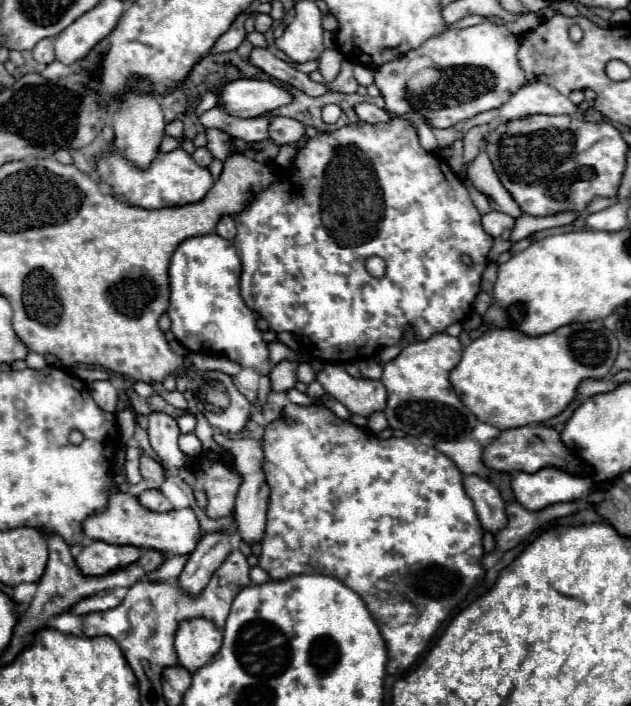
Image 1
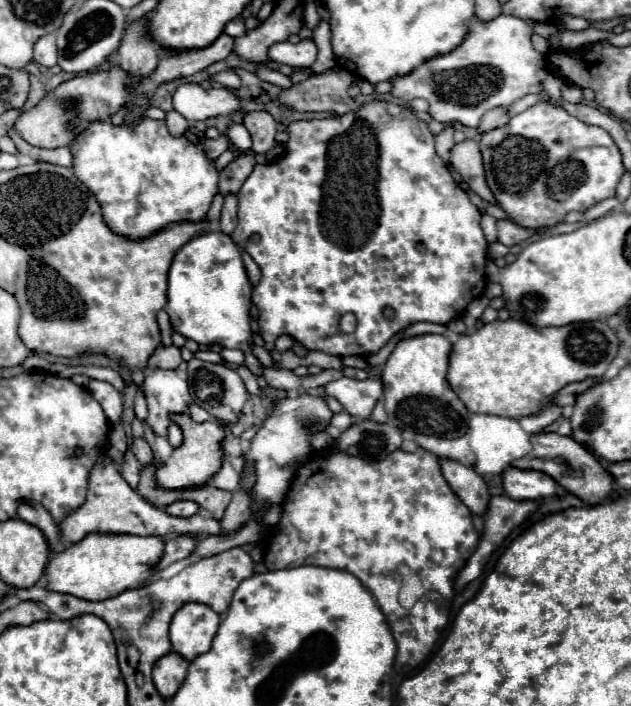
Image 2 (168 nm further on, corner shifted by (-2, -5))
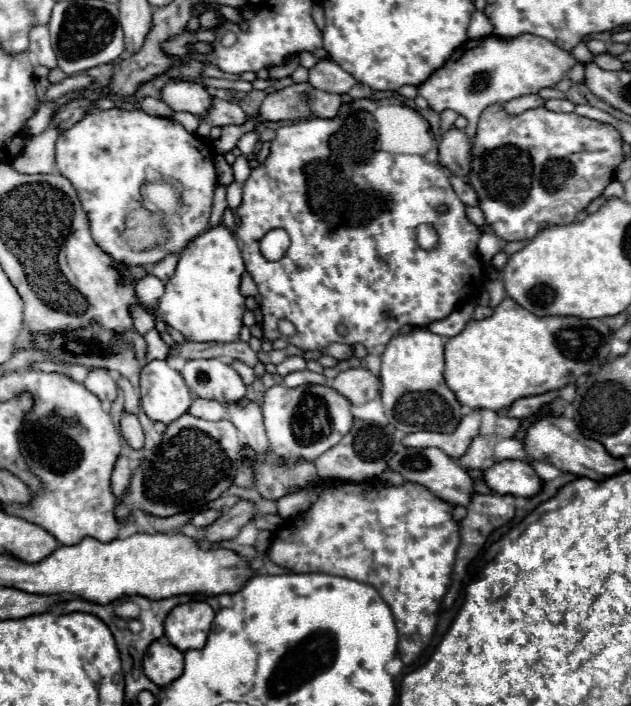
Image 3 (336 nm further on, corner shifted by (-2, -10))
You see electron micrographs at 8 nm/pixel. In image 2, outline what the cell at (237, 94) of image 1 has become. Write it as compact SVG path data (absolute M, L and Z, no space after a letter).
M186 83L180 85L174 93L174 109L188 121L200 121L206 117L230 117L242 113L242 105L238 97L230 89L210 89L206 91L202 85Z

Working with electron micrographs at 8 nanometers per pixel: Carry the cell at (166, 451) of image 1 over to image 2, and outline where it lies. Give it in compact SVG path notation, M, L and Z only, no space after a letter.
M154 369L146 375L144 381L144 393L148 401L146 423L156 435L168 437L168 425L172 423L170 413L188 411L193 402L189 389L186 379L178 371Z

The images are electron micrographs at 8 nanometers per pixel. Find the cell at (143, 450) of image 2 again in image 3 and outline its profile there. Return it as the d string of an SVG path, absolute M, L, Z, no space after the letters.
M122 412L120 432L122 432L126 444L132 446L134 450L140 450L140 448L144 446L144 432L142 432L142 426L140 426L136 414L132 414L132 412Z

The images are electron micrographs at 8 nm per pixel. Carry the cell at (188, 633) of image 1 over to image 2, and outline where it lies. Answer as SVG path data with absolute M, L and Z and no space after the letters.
M188 603L176 611L170 623L170 641L172 651L176 651L186 661L208 653L212 639L220 627L220 615L214 613L208 605Z

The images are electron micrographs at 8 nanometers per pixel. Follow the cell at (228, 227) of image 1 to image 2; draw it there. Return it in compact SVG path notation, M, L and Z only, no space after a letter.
M228 195L224 199L224 207L222 207L222 215L220 215L220 231L222 233L232 233L236 227L236 211L238 211L238 203L236 203L236 195Z

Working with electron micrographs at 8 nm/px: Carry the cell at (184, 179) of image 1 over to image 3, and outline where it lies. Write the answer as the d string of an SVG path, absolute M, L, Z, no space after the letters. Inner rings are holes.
M92 110L72 128L60 132L56 140L56 166L58 172L72 182L80 204L88 214L94 242L116 262L126 264L126 268L156 264L170 252L178 254L192 238L210 226L210 210L216 188L214 152L207 142L196 134L186 132L170 118L150 116L144 110ZM144 168L156 170L164 180L180 182L186 188L182 194L186 210L180 216L182 226L172 226L172 240L166 248L136 252L120 238L126 214L138 200L138 190L132 190L136 180L130 180L124 186L122 176L138 176L138 170Z

